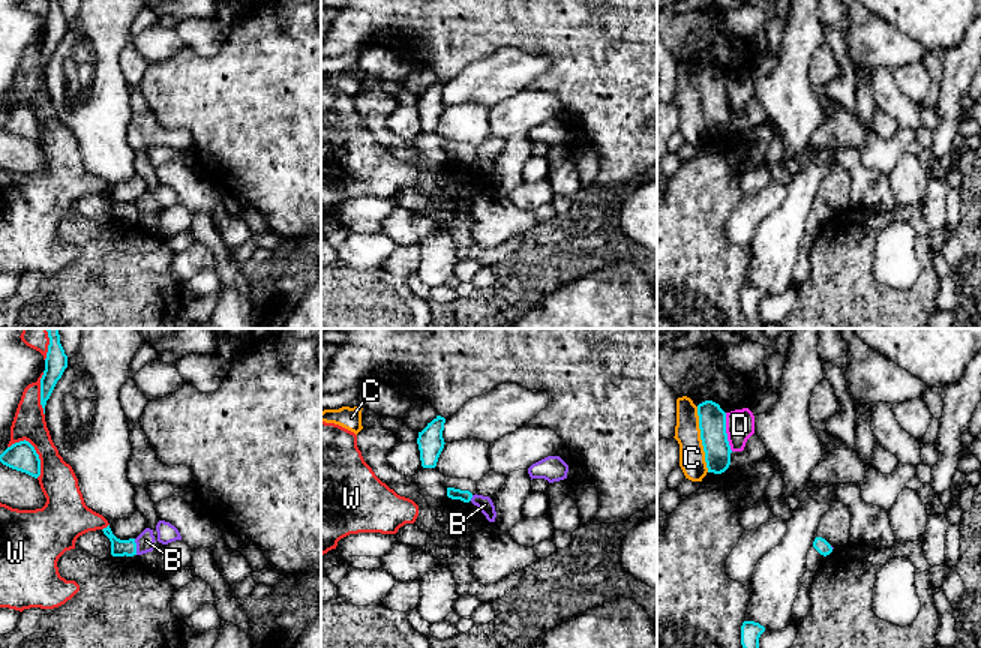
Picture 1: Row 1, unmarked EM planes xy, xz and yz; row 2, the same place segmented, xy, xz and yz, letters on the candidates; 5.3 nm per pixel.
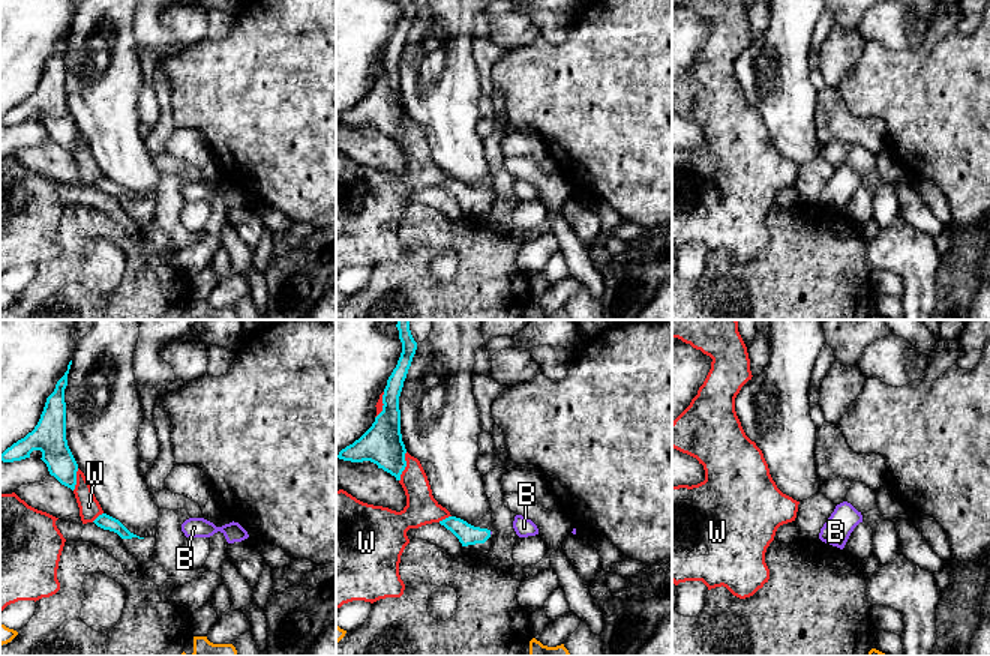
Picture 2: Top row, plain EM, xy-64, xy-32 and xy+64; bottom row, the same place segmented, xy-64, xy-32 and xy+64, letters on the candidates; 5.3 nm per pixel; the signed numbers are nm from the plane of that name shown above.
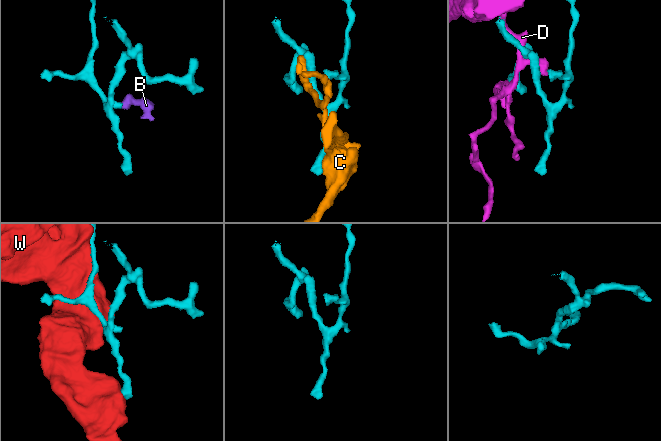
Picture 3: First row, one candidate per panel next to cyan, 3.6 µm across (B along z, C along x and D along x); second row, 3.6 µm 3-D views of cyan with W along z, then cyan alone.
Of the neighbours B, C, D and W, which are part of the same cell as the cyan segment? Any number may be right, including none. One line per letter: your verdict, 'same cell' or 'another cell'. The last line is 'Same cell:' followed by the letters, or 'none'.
B: another cell
C: another cell
D: another cell
W: another cell
Same cell: none

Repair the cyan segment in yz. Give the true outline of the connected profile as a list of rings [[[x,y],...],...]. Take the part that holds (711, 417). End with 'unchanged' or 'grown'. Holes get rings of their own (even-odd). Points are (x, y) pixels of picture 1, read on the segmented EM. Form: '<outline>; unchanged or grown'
[[[705,400],[698,405],[700,440],[708,472],[722,474],[730,465],[730,446],[726,434],[726,412],[718,404]]]; unchanged

